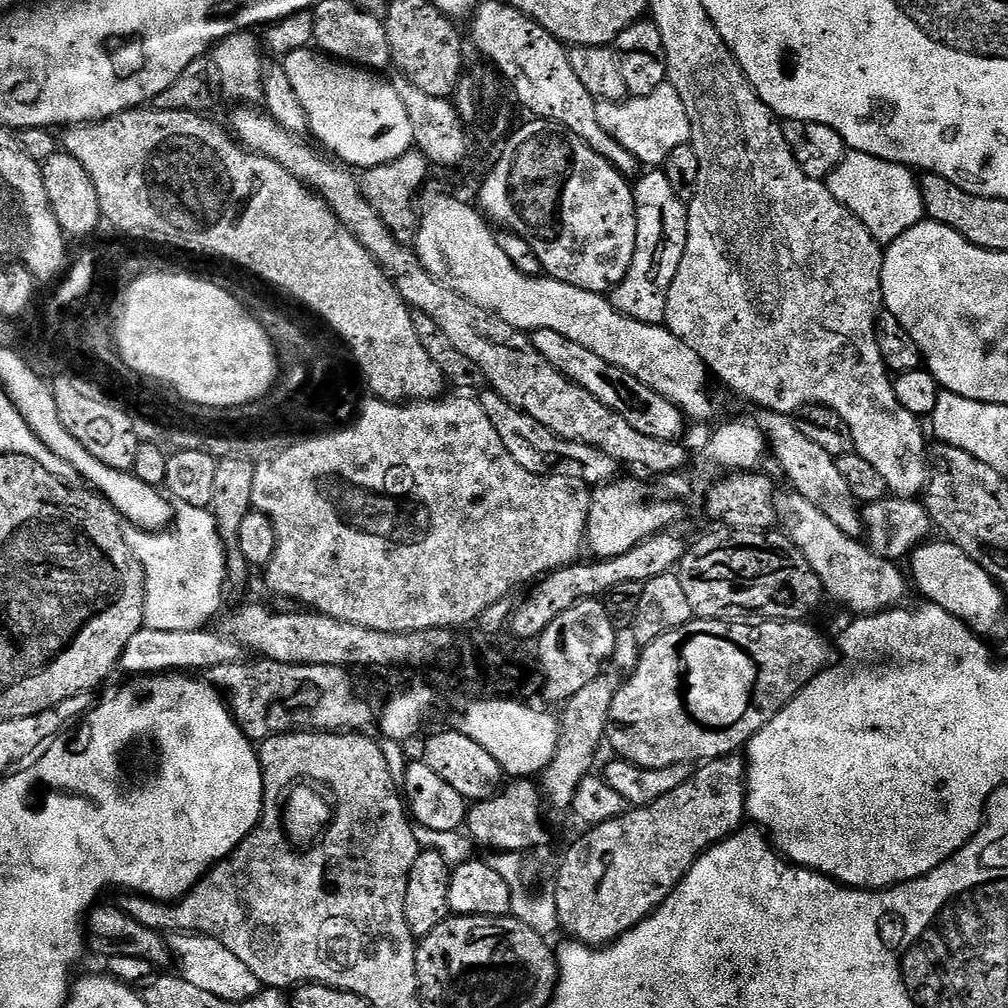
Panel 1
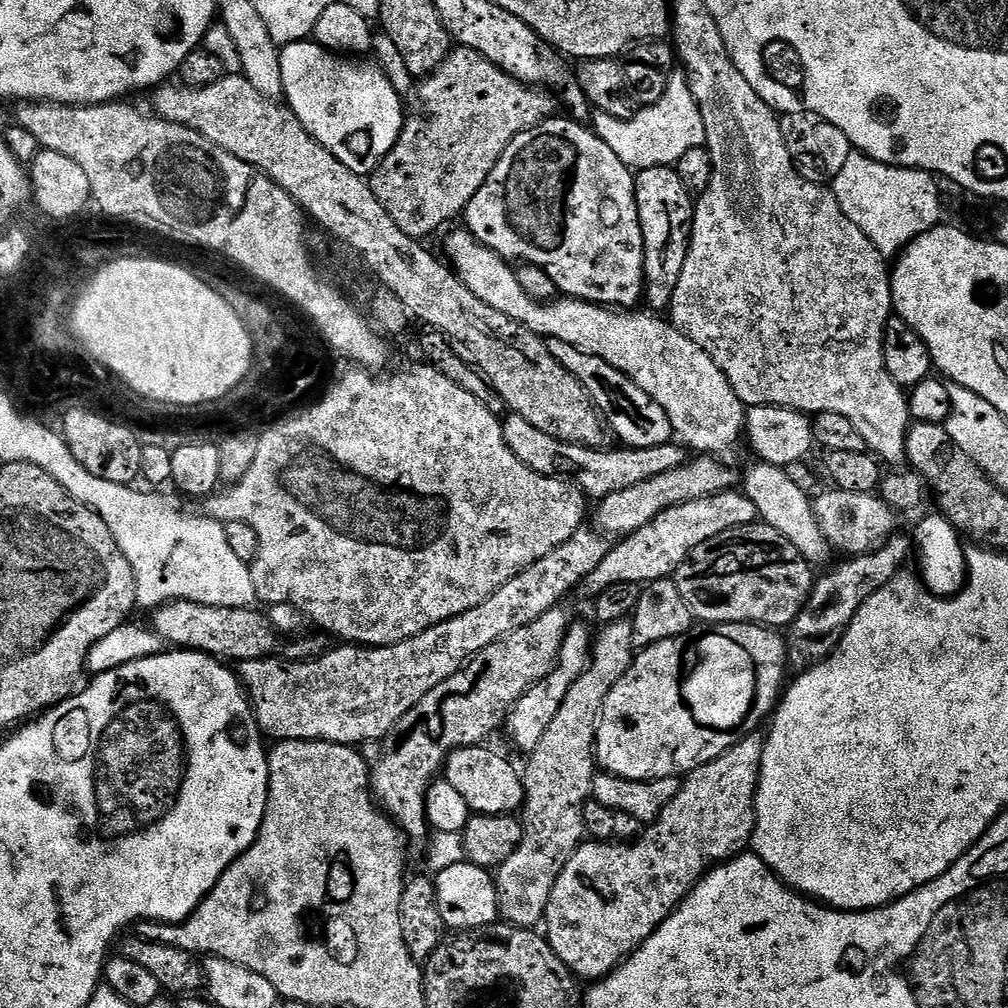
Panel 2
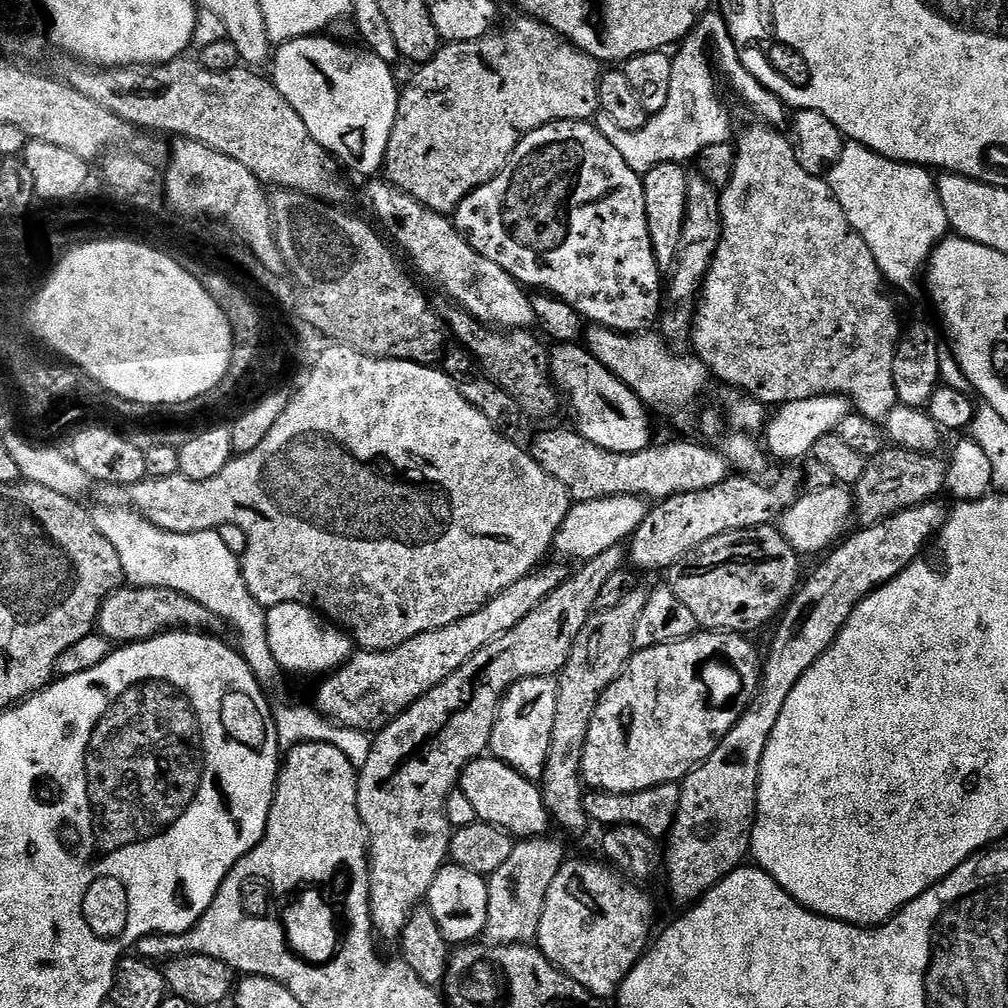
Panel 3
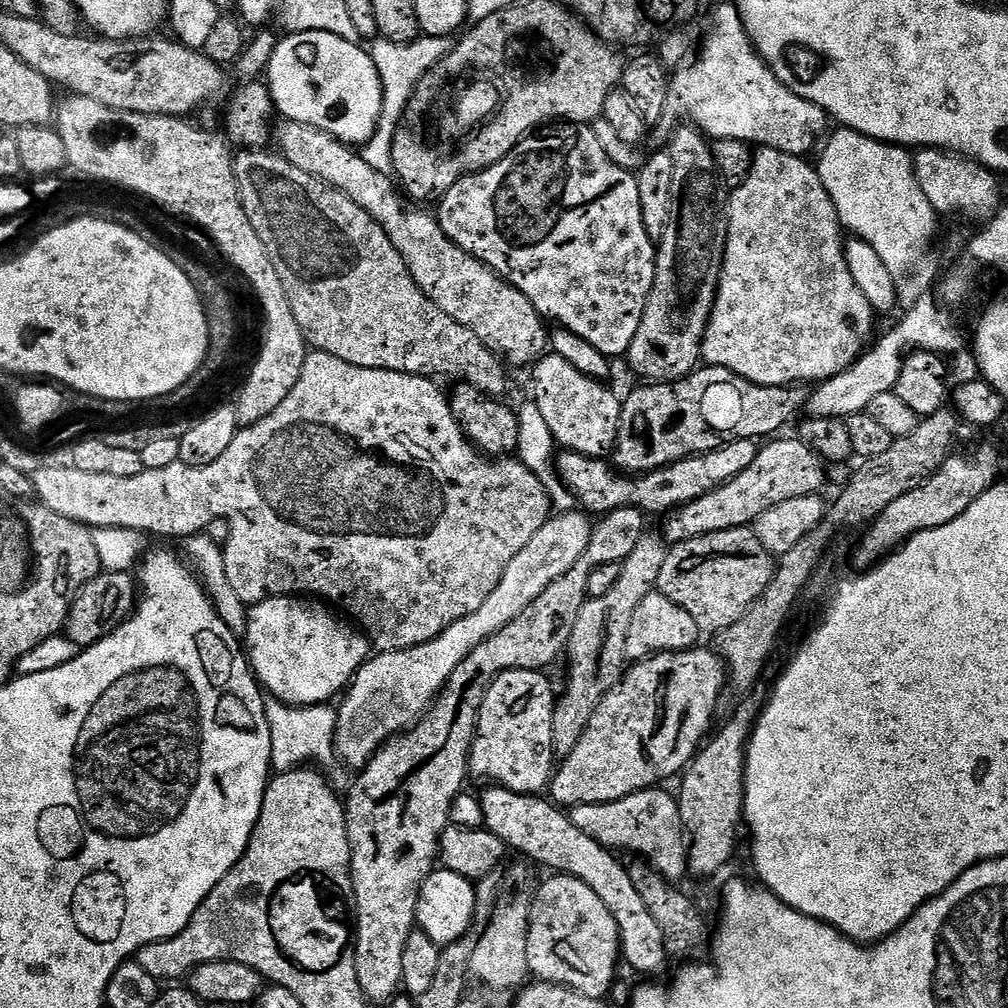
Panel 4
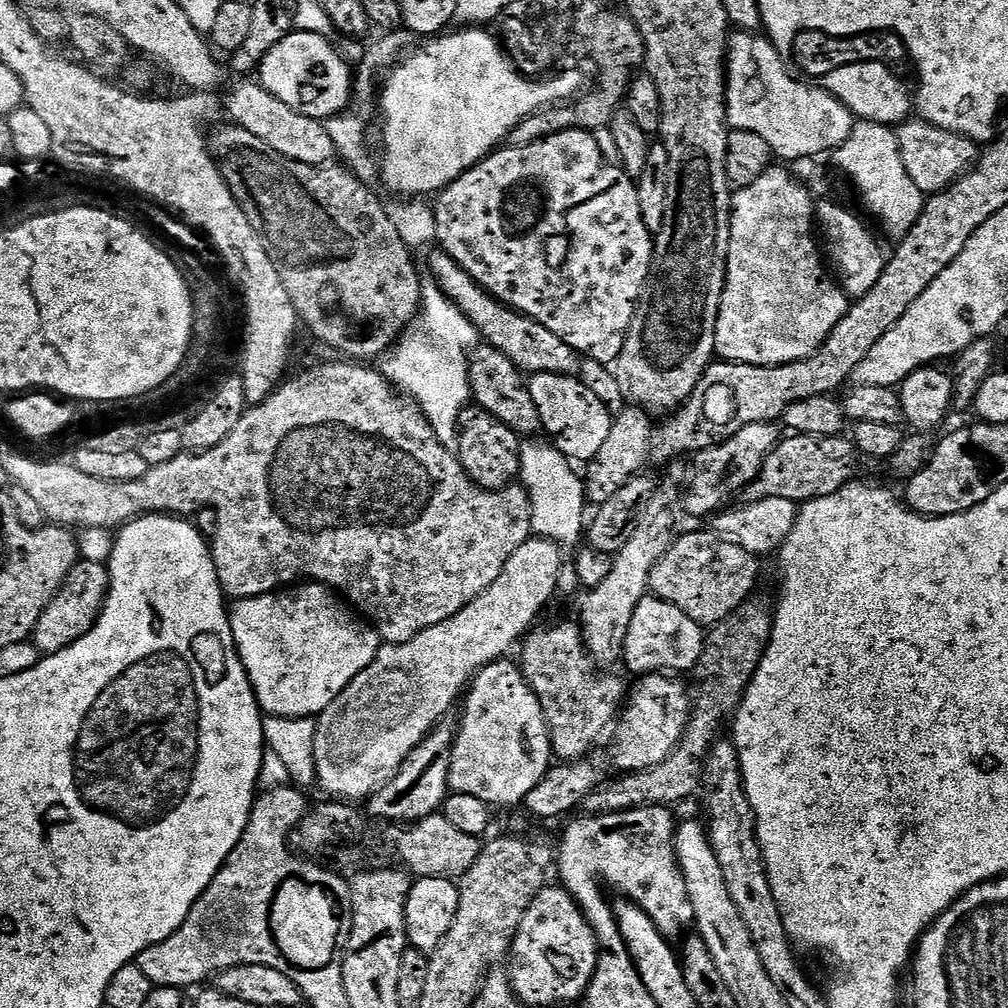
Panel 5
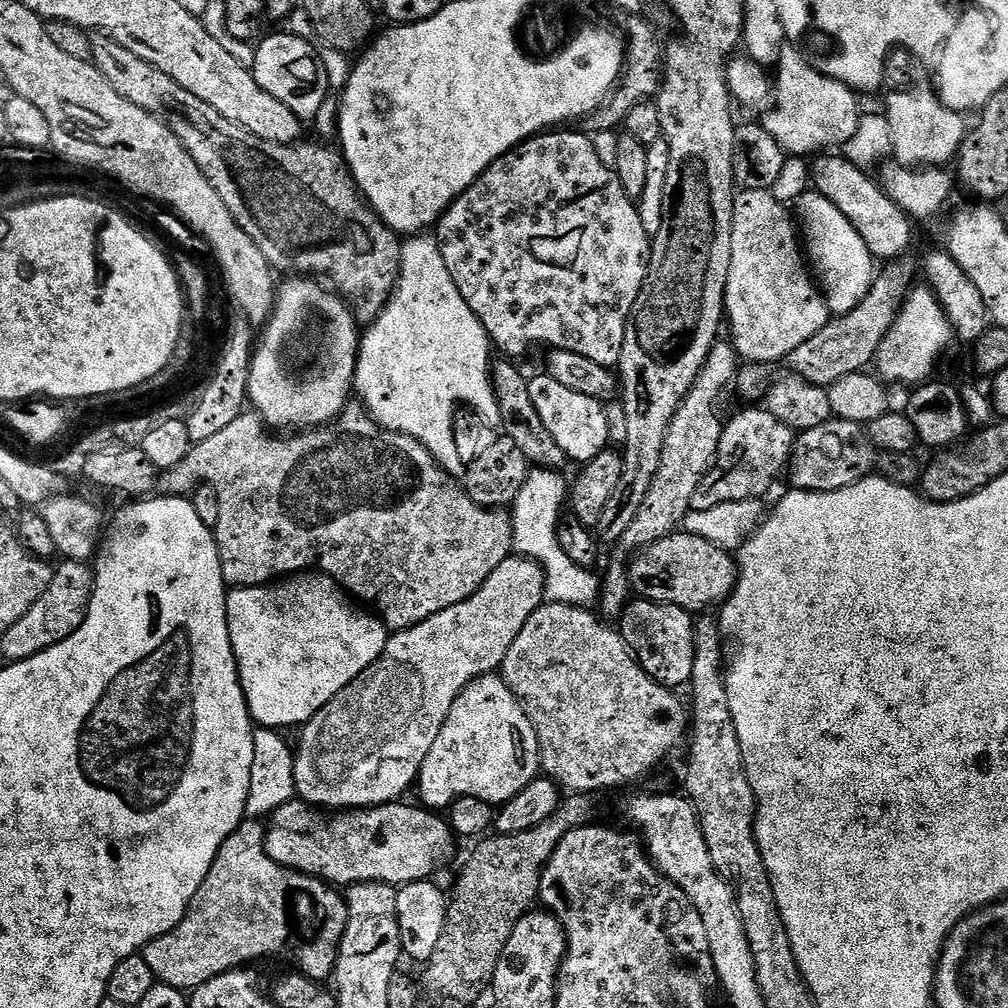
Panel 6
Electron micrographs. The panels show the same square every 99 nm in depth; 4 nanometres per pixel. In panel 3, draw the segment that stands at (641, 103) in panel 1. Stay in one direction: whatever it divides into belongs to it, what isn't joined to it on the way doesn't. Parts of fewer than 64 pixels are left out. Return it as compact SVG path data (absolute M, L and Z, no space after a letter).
M719 11L705 12L700 23L679 45L680 53L672 56L670 98L666 98L666 106L651 113L642 130L622 130L622 126L618 126L614 118L603 114L595 117L597 130L606 137L610 146L614 146L614 150L618 150L618 154L622 154L622 158L626 158L626 166L643 174L654 170L654 166L683 165L684 160L695 161L700 152L706 150L706 146L729 143L733 135L732 120L716 93L716 80L708 65L708 40L728 39L728 23Z

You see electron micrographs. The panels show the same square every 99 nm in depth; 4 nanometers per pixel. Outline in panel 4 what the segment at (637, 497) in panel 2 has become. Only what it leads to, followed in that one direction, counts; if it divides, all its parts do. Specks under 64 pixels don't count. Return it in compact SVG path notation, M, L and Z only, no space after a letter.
M580 510L553 515L509 562L496 589L482 606L478 606L478 610L474 610L474 614L454 622L430 642L408 648L405 652L381 652L365 660L343 693L341 704L338 704L337 757L343 763L345 760L353 770L359 770L389 740L411 728L432 707L450 674L454 674L456 667L487 636L493 636L514 622L514 618L518 618L518 614L522 614L522 610L526 610L526 606L530 606L530 602L534 602L550 582L562 578L562 574L582 558L586 546L590 546L594 527L593 521L587 519L591 520Z

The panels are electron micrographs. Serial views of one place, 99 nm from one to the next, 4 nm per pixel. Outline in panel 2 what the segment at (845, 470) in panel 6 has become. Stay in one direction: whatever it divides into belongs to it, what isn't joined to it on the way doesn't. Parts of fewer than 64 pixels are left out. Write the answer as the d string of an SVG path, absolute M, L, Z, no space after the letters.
M742 490L719 492L706 498L698 498L686 502L682 506L670 506L670 510L662 510L654 522L646 522L642 530L632 532L628 536L617 539L609 547L606 558L582 582L583 591L596 598L608 587L619 583L634 583L641 586L655 580L669 579L686 562L686 558L702 542L710 542L710 538L718 538L718 534L726 534L726 530L734 530L738 526L750 526L757 523L758 513L754 502Z

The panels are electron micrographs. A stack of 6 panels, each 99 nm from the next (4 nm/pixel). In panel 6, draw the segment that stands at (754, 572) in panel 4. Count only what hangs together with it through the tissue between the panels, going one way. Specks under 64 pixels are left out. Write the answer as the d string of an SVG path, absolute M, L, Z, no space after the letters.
M683 530L654 542L633 560L636 561L627 565L628 581L639 599L678 606L693 614L704 614L723 605L736 588L737 557Z

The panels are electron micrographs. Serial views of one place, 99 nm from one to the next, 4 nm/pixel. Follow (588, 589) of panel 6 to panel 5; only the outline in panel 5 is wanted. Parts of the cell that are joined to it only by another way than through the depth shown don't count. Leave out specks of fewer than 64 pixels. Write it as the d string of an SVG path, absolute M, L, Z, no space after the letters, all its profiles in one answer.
M532 438L520 446L520 475L519 483L528 489L528 497L531 502L532 530L540 538L547 538L556 543L567 546L581 540L582 533L586 528L586 506L588 507L587 489L583 479L576 477L573 461L563 456L556 449L555 444L543 442L539 444L539 439Z

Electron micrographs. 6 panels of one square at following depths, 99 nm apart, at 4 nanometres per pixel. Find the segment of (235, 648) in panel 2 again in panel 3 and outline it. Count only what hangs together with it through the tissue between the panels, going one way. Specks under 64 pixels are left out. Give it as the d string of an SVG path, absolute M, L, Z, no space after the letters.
M121 586L105 598L98 621L99 635L116 646L135 646L139 640L155 640L163 632L173 630L203 630L216 634L219 628L222 628L220 617L206 610L202 602L194 602L194 598L169 588Z

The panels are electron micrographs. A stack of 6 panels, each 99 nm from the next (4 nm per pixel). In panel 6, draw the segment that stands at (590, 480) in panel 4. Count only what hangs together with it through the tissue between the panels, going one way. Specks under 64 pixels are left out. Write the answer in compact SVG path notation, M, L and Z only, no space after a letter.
M748 406L745 412L740 412L736 417L729 419L724 425L724 433L720 436L720 449L716 455L716 463L712 466L712 471L705 476L704 481L698 486L698 490L692 499L692 510L710 510L710 506L722 506L722 502L742 502L743 500L751 500L753 498L763 497L763 492L768 492L772 488L772 483L779 478L780 475L785 475L786 469L791 465L792 453L796 447L797 433L793 432L790 426L786 426L782 422L778 422L778 418L774 418L774 414L770 414L767 410L760 406Z

